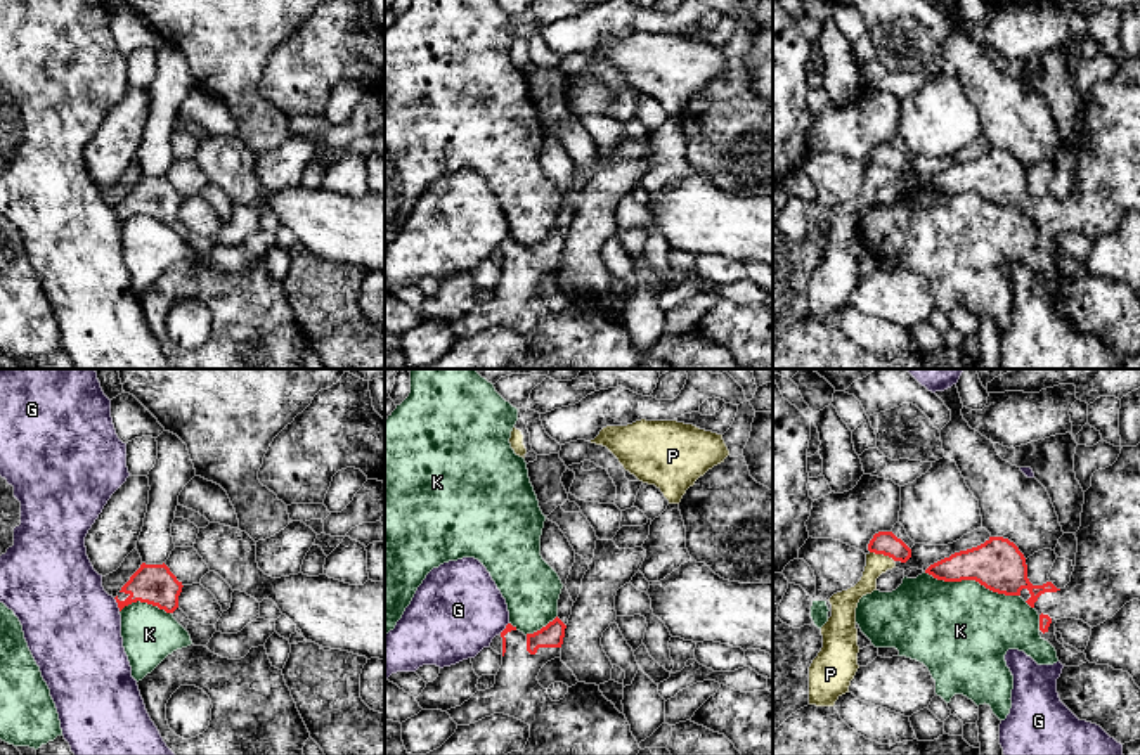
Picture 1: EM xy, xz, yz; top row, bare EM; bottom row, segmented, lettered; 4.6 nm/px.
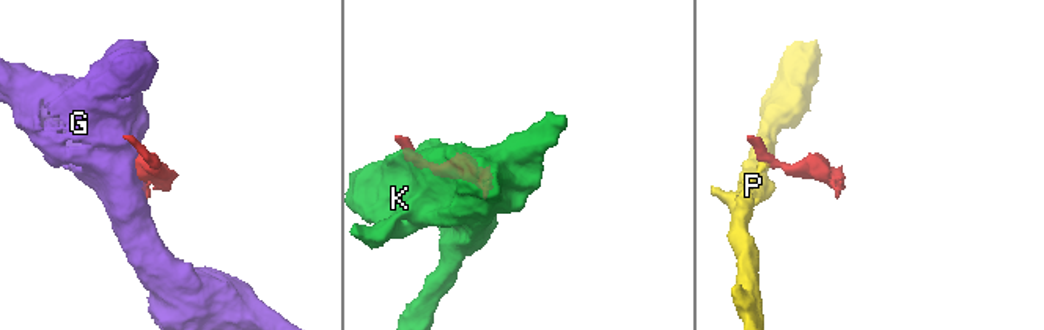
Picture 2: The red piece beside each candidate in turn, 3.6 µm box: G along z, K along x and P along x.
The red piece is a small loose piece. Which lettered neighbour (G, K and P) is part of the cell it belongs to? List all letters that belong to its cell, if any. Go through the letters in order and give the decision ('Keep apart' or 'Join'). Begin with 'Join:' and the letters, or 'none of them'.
Join: none of them
G: Keep apart
K: Keep apart
P: Keep apart

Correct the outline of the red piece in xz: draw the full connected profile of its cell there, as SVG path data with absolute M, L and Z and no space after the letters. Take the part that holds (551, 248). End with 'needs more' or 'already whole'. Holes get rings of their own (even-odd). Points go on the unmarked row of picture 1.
M556 229L534 246L523 246L511 236L501 244L502 277L490 301L476 303L461 319L447 322L457 338L470 338L494 326L515 329L530 338L530 350L521 364L504 369L638 369L639 357L631 345L631 338L599 298L577 294L568 300L563 312L553 313L537 287L541 281L561 268L561 256L567 237Z; needs more

